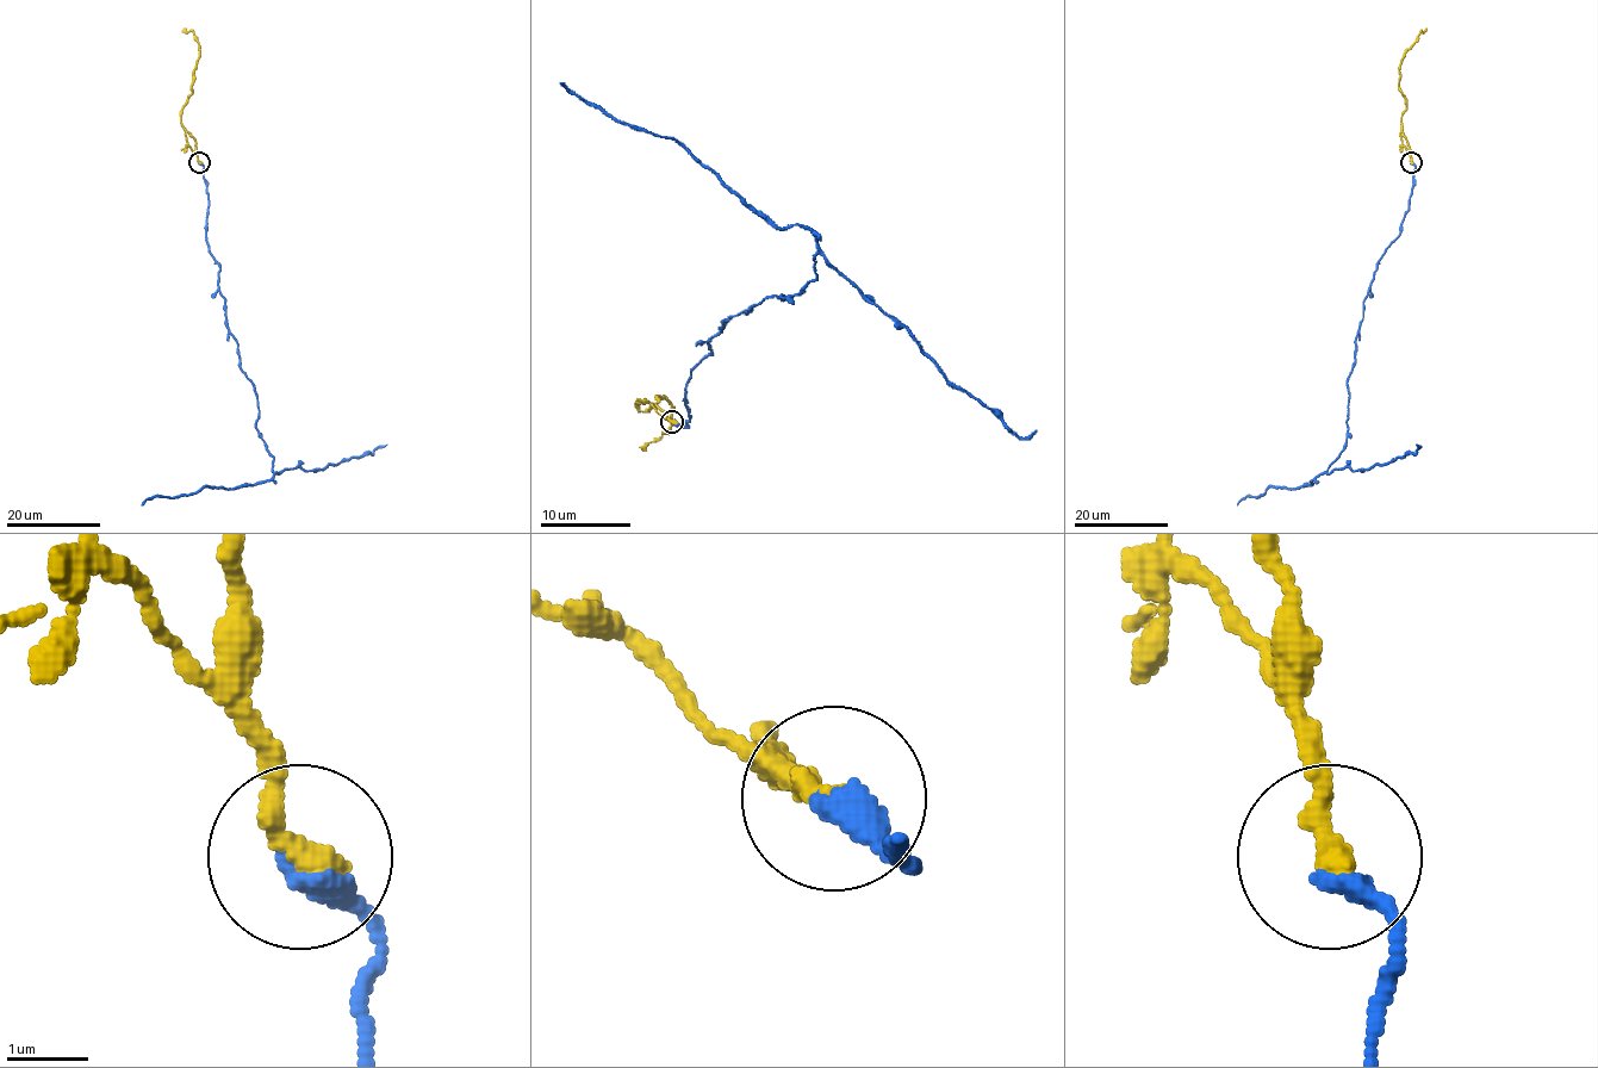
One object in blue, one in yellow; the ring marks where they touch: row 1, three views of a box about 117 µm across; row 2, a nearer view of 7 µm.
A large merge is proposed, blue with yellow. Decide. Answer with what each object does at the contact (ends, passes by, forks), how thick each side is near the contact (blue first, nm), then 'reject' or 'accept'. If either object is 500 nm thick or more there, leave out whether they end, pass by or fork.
blue ends there; yellow ends there; 360 nm thick on the blue side, 360 nm on the other; reject

